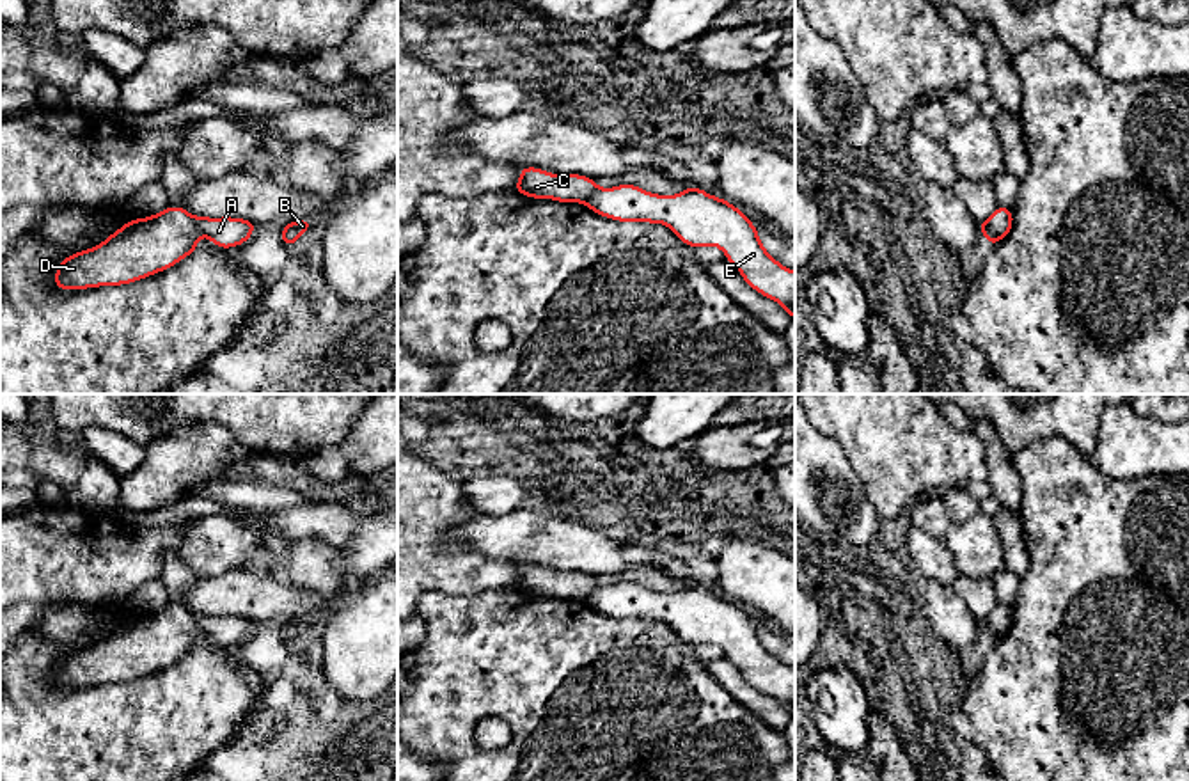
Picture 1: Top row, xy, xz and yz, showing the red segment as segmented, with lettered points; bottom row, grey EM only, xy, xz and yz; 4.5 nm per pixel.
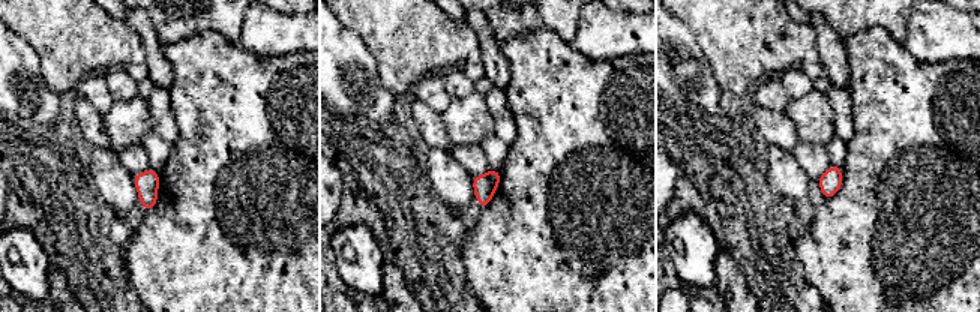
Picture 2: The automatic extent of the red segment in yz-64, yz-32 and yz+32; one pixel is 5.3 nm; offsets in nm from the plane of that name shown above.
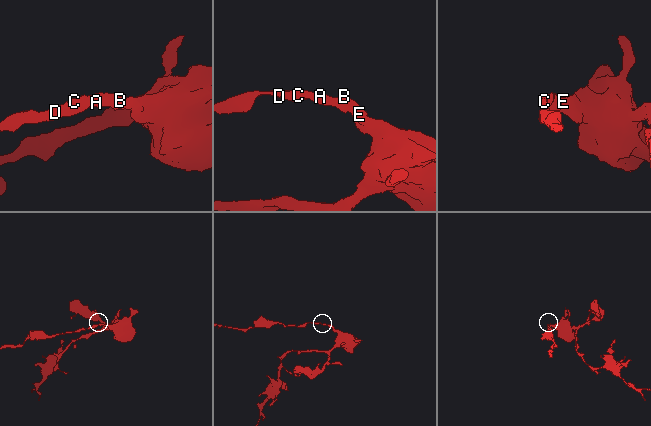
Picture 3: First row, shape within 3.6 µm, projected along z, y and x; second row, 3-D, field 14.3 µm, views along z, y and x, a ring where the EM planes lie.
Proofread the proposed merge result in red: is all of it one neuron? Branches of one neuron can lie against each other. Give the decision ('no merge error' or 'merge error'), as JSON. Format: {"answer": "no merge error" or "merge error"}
{"answer": "merge error"}

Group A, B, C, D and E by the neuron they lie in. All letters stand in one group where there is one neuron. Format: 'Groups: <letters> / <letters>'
Groups: A B E / C D

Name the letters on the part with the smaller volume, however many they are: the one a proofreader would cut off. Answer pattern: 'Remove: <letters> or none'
Remove: C, D

